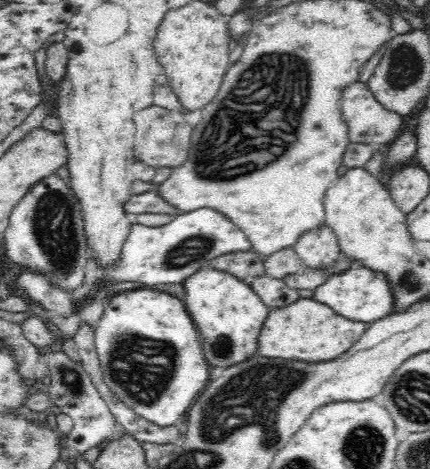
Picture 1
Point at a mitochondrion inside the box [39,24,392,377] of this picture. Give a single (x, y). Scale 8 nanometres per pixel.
(274, 89)

